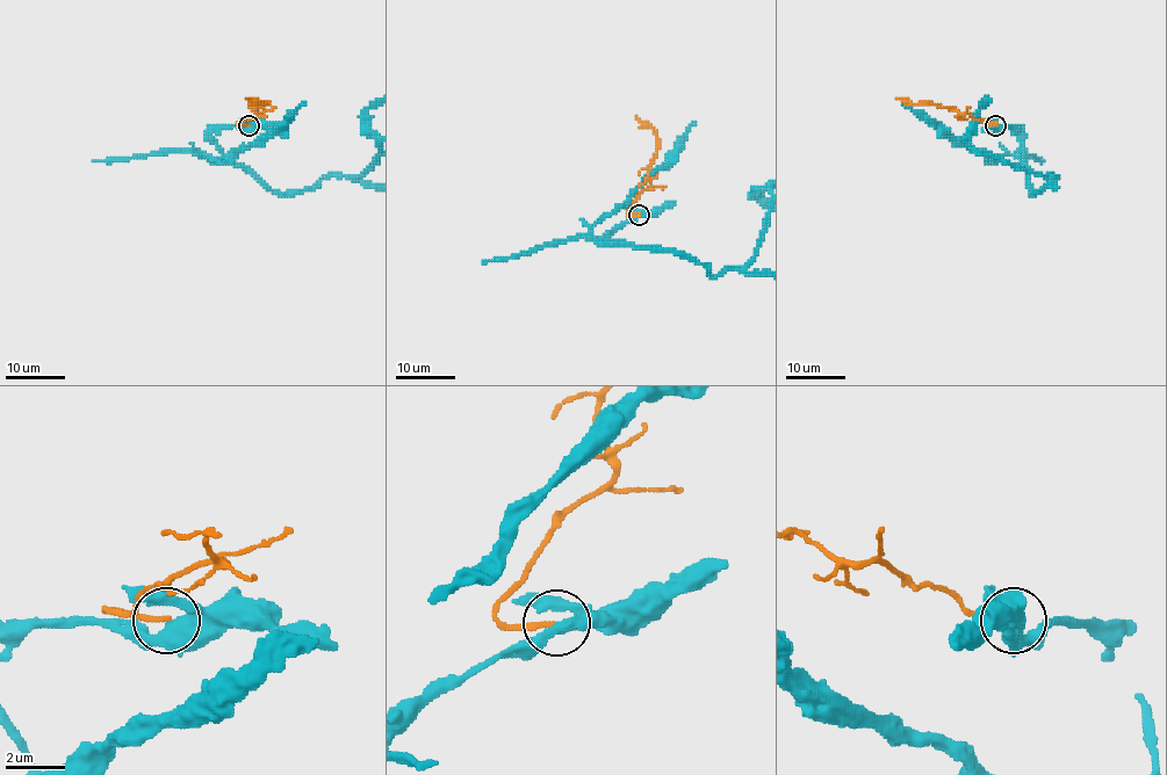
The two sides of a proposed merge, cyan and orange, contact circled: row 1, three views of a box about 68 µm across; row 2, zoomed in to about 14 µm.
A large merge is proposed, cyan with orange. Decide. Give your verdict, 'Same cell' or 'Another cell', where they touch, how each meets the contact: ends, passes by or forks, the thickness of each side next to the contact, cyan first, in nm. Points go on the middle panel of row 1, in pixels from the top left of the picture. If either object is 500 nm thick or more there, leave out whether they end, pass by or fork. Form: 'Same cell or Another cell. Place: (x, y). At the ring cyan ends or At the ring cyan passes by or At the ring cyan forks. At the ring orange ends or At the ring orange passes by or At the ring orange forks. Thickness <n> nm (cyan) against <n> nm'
Another cell. Place: (639, 215). At the ring cyan passes by. At the ring orange ends. Thickness 440 nm (cyan) against 190 nm

